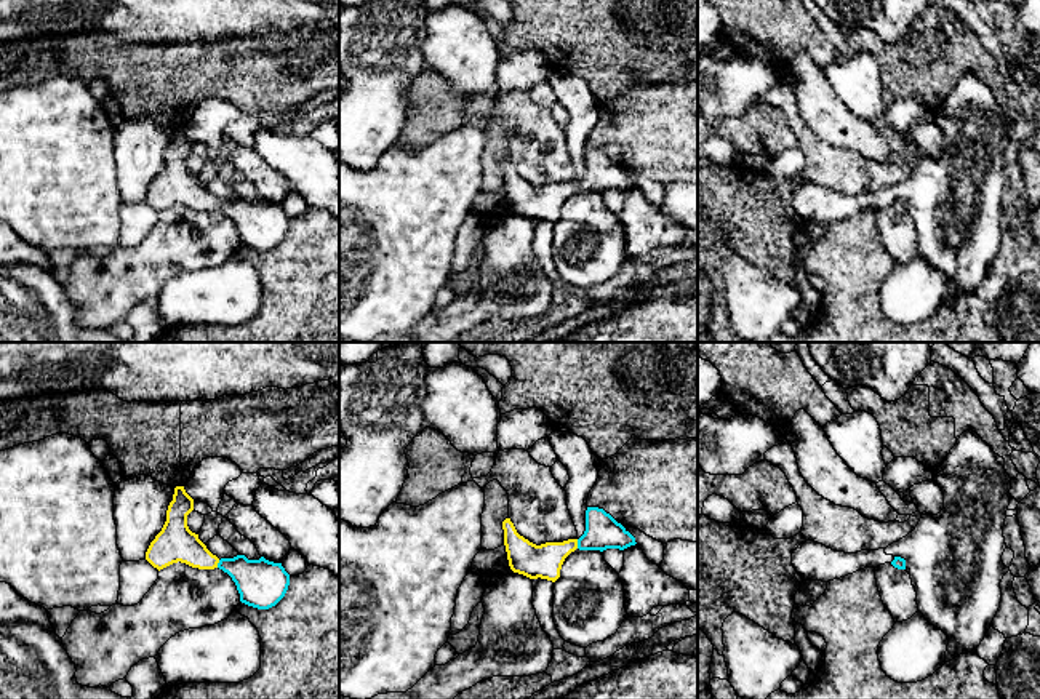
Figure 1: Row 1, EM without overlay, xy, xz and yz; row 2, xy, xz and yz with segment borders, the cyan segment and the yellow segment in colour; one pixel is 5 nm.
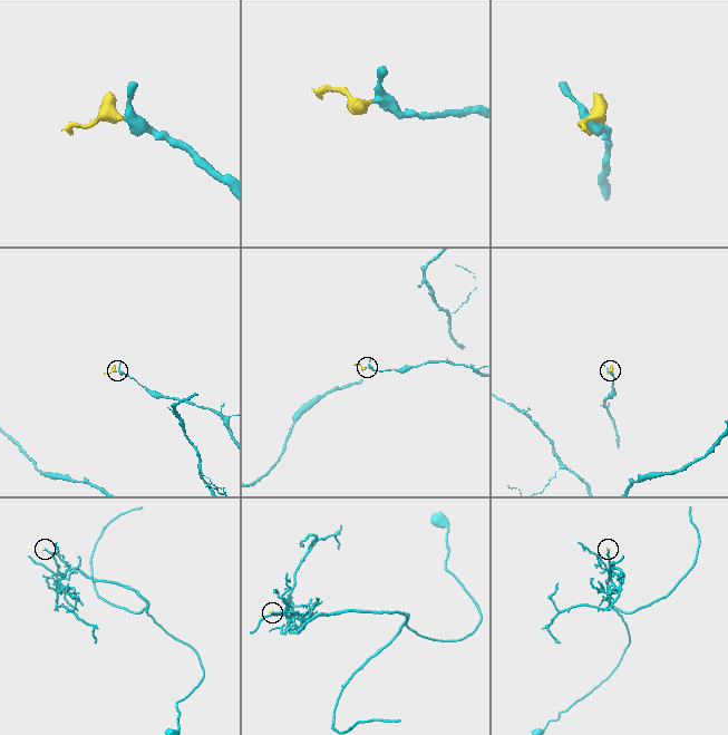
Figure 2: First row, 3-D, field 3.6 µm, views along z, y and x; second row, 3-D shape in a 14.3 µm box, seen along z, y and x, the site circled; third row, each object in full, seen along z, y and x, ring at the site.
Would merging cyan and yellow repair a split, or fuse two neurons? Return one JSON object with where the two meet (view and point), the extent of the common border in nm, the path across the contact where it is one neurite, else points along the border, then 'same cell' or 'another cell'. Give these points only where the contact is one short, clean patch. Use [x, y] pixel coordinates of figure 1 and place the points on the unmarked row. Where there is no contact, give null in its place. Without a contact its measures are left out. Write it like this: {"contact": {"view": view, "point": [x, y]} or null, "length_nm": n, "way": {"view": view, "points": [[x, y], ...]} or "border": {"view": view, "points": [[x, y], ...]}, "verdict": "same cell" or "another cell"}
{"contact": {"view": "xz", "point": [578, 186]}, "length_nm": 50, "way": {"view": "xz", "points": [[602, 173], [596, 179], [578, 186], [546, 202], [532, 202]]}, "verdict": "same cell"}

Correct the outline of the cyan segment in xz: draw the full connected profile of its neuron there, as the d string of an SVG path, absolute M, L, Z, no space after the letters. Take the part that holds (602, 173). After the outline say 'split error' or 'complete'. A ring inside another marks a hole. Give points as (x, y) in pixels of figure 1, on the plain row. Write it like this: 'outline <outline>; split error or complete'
outline M587 149L586 173L579 181L536 187L517 174L510 160L502 163L502 171L510 211L530 221L541 219L552 224L560 219L565 200L576 190L624 192L637 186L635 179L621 165L598 149Z; split error

